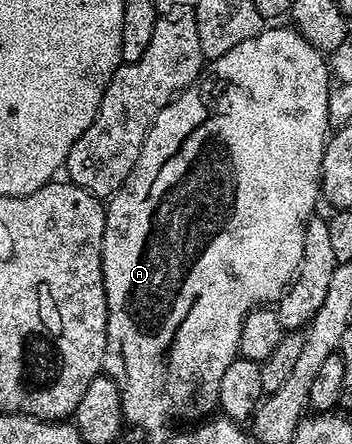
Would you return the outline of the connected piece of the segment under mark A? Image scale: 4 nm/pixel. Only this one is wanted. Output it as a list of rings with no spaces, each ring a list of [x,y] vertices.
[[[266,26],[260,35],[248,38],[248,42],[240,42],[240,46],[232,46],[228,54],[209,61],[198,79],[178,93],[150,123],[140,158],[136,158],[136,166],[132,166],[128,178],[124,178],[120,190],[109,197],[102,235],[102,281],[108,306],[106,353],[102,366],[105,375],[110,376],[120,390],[122,415],[127,425],[143,424],[146,428],[154,428],[169,420],[198,422],[209,417],[213,413],[210,411],[215,411],[220,378],[224,378],[224,370],[228,370],[230,363],[238,356],[240,326],[244,318],[256,307],[277,302],[289,288],[300,266],[300,258],[304,254],[306,221],[315,215],[317,208],[314,207],[320,204],[322,155],[328,139],[328,98],[331,87],[332,77],[327,57],[317,52],[297,28]]]

